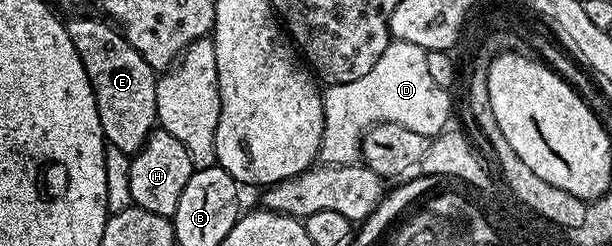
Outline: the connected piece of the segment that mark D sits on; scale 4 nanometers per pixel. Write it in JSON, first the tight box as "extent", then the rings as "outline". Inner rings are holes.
{"extent":[319,41,452,166],"outline":[[[389,41],[386,52],[359,80],[350,80],[350,84],[329,86],[323,91],[324,131],[319,157],[330,166],[350,166],[360,158],[360,140],[365,130],[377,122],[393,122],[402,128],[410,128],[410,132],[418,132],[425,136],[435,136],[449,125],[448,117],[452,114],[452,102],[448,99],[449,91],[443,86],[434,84],[430,76],[430,68],[426,68],[426,51],[418,44]]]}

